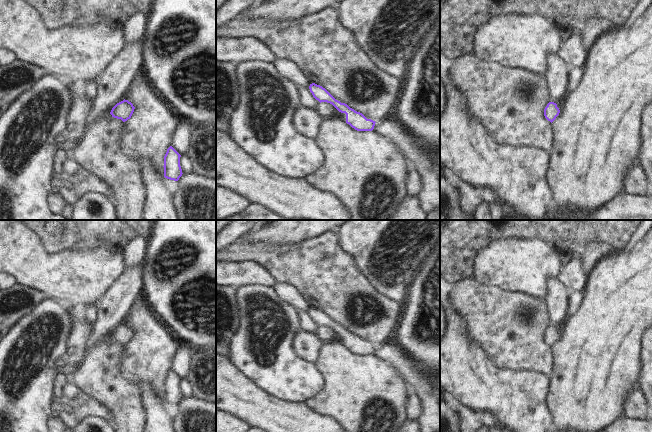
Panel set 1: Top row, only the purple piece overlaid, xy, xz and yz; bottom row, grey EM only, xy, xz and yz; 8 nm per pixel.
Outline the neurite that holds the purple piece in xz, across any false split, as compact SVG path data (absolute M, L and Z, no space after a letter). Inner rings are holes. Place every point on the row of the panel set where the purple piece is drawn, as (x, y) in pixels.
M315 83L310 84L313 97L321 102L332 104L339 112L341 119L357 131L372 131L375 121L367 119L362 113L350 108L347 104L336 100L325 88Z

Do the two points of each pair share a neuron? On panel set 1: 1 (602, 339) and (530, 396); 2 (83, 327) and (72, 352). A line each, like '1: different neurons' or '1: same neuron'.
1: different neurons
2: same neuron

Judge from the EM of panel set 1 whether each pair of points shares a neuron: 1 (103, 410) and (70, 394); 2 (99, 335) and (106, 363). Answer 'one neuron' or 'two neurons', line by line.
1: one neuron
2: two neurons

